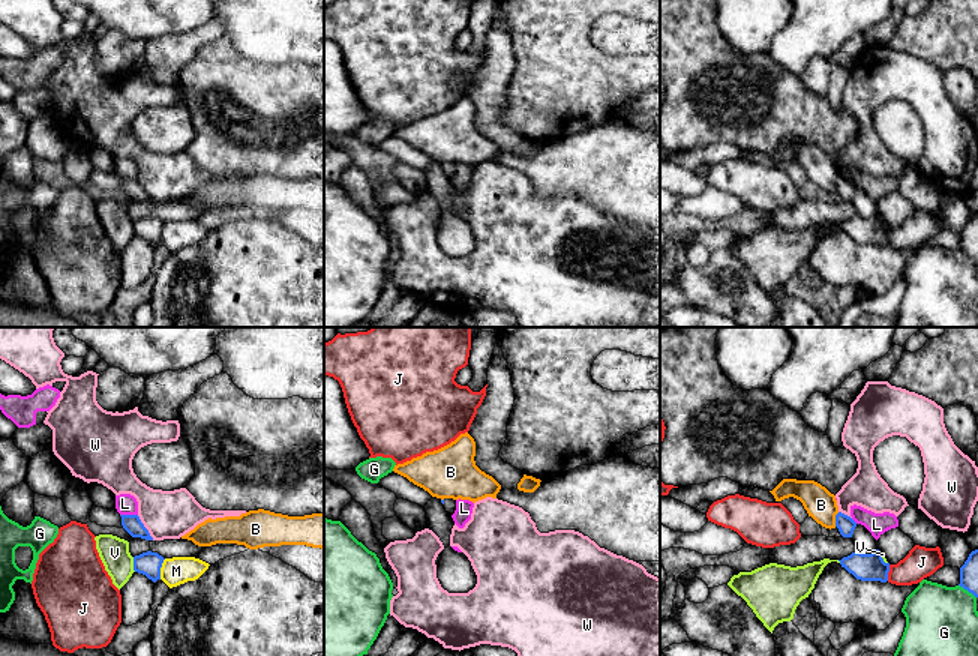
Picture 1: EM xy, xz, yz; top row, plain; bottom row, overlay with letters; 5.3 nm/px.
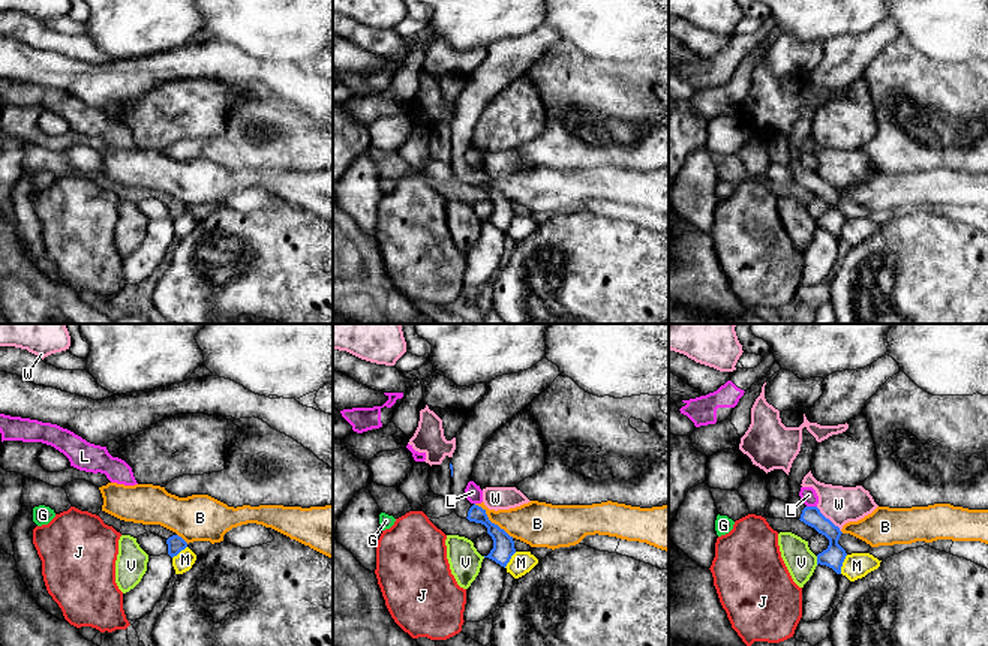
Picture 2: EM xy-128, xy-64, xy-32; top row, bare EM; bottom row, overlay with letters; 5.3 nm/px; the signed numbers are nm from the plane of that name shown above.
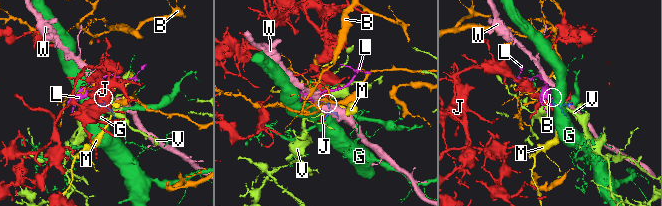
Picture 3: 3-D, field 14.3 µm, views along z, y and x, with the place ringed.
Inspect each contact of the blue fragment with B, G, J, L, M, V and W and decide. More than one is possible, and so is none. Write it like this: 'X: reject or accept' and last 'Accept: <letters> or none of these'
B: reject
G: reject
J: reject
L: reject
M: reject
V: reject
W: reject
Accept: none of these

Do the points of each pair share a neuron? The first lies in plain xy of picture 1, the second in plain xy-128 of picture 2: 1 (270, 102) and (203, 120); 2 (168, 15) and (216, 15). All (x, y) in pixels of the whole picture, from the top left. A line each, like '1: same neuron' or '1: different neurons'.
1: different neurons
2: different neurons

